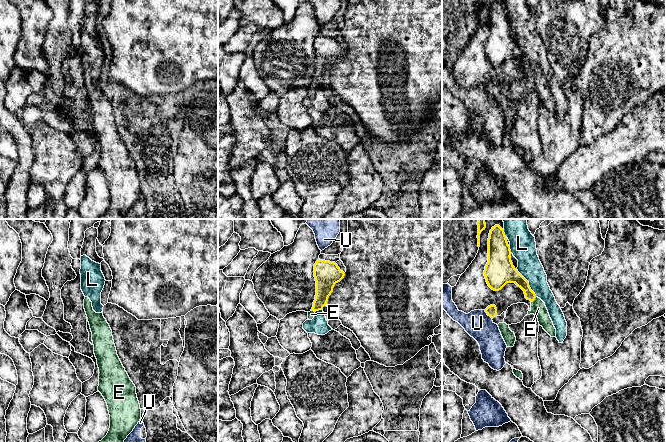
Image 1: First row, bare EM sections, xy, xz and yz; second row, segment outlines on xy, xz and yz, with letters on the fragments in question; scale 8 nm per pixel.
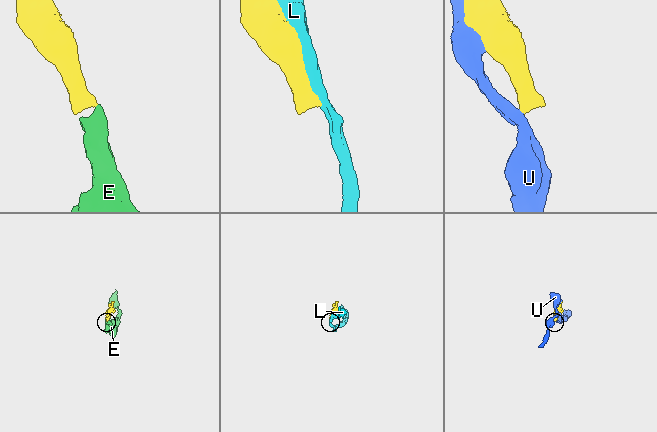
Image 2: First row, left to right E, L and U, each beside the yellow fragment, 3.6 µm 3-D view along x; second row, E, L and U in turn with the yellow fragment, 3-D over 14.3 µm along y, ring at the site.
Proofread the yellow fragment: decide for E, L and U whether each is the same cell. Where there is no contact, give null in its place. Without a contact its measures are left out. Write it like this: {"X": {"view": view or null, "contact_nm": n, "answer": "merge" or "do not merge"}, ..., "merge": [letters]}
{"E": {"view": "yz", "contact_nm": 60, "answer": "merge"}, "L": {"view": "yz", "contact_nm": 260, "answer": "do not merge"}, "U": {"view": "yz", "contact_nm": 100, "answer": "do not merge"}, "merge": ["E"]}

